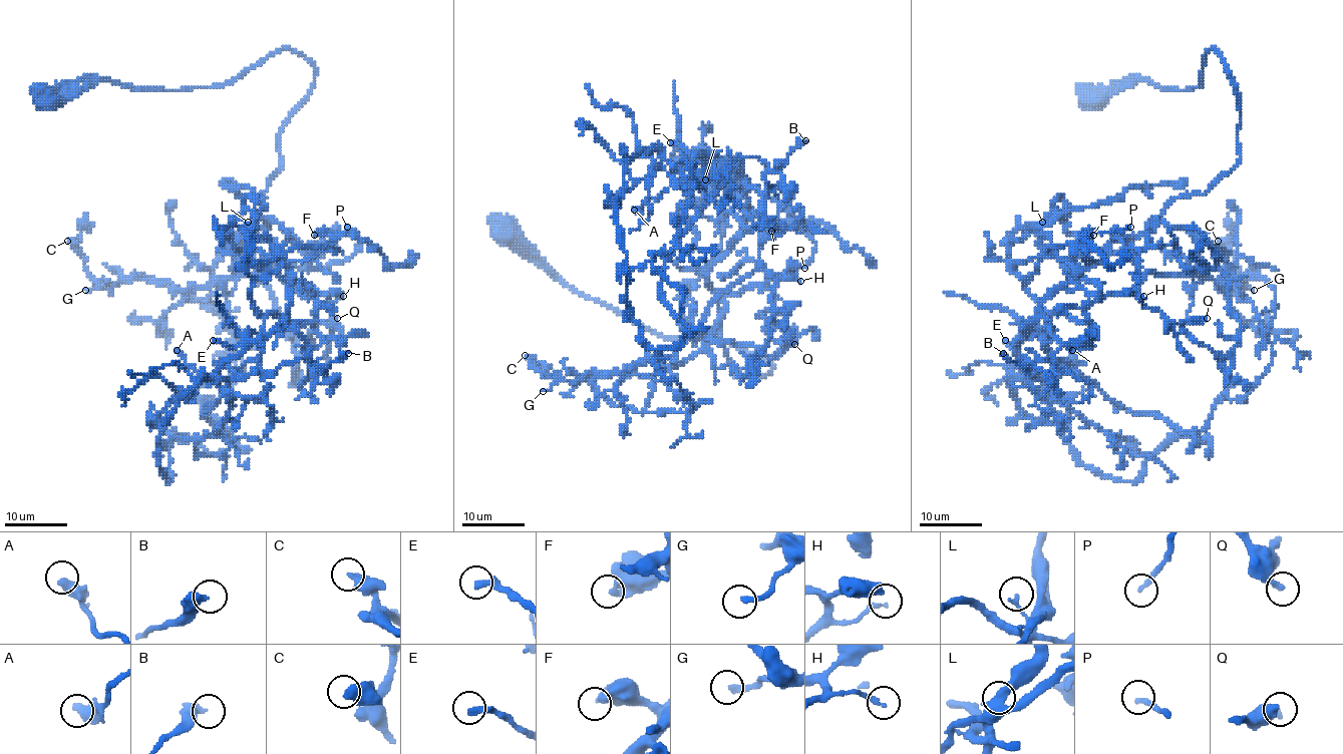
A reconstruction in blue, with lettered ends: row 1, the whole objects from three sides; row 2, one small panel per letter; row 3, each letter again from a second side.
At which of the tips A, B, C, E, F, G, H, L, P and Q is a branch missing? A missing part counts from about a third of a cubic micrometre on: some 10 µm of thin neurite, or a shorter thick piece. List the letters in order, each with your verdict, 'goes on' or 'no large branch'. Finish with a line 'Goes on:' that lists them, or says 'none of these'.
A: no large branch
B: no large branch
C: no large branch
E: goes on
F: no large branch
G: goes on
H: goes on
L: no large branch
P: goes on
Q: no large branch
Goes on: E, G, H, P

